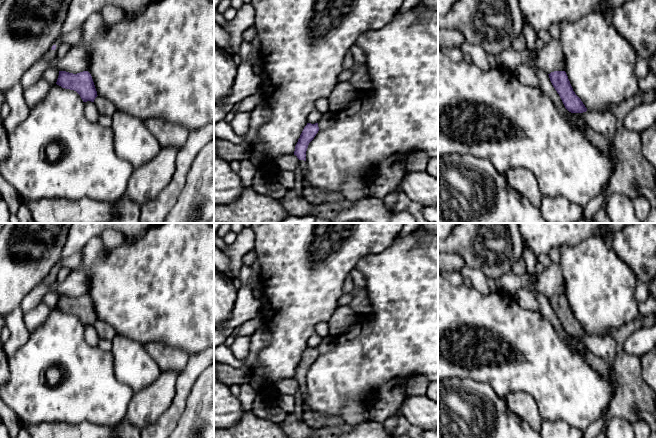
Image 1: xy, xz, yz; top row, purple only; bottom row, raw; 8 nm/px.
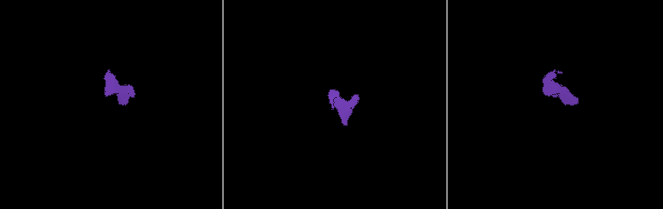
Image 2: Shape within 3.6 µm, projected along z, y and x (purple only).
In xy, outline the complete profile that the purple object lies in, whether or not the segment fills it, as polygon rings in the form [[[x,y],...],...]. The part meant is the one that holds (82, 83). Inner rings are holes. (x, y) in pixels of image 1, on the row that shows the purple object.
[[[59,71],[56,84],[62,88],[76,91],[83,102],[94,102],[95,98],[98,96],[92,76],[88,71],[77,74]]]

